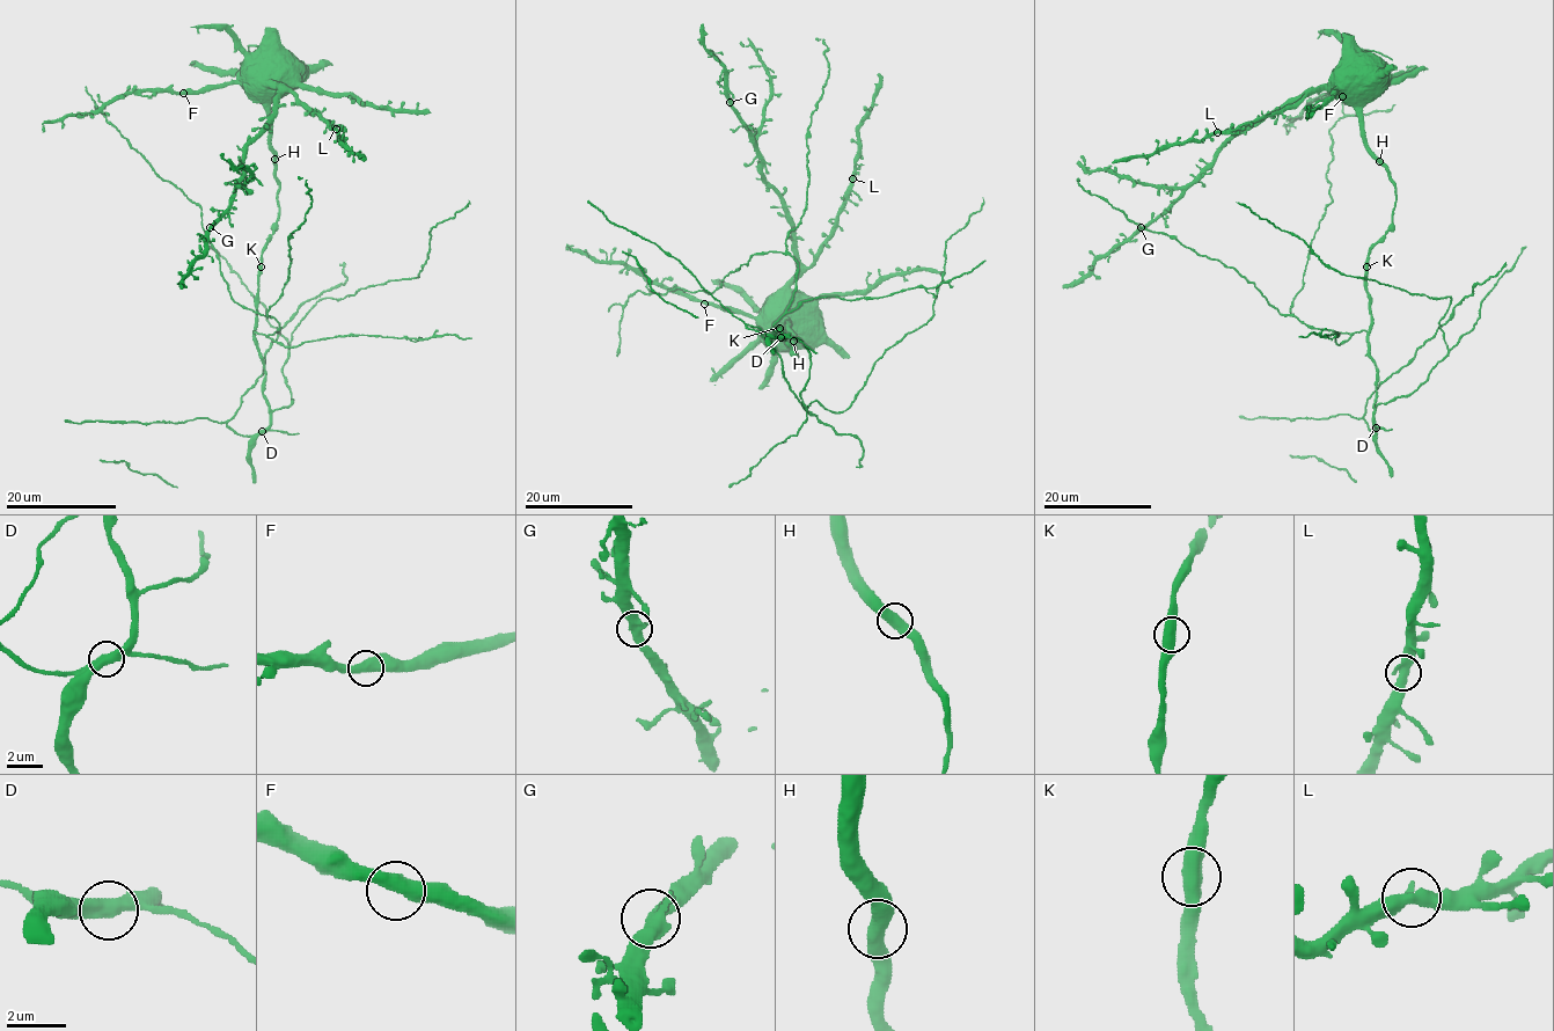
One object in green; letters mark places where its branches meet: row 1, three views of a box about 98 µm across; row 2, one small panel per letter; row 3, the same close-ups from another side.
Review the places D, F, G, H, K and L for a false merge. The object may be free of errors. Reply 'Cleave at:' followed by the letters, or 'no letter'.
Cleave at: D

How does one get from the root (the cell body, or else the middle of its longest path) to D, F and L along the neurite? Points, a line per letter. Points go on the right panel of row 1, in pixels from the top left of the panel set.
D: (1343, 95), (1356, 108), (1362, 141), (1385, 168), (1395, 195), (1392, 227), (1370, 250), (1366, 277), (1376, 428)
F: (1343, 95), (1338, 94), (1346, 95), (1355, 87), (1342, 96)
L: (1343, 95), (1334, 96), (1327, 89), (1311, 92), (1299, 102), (1280, 111), (1232, 130), (1217, 132)

